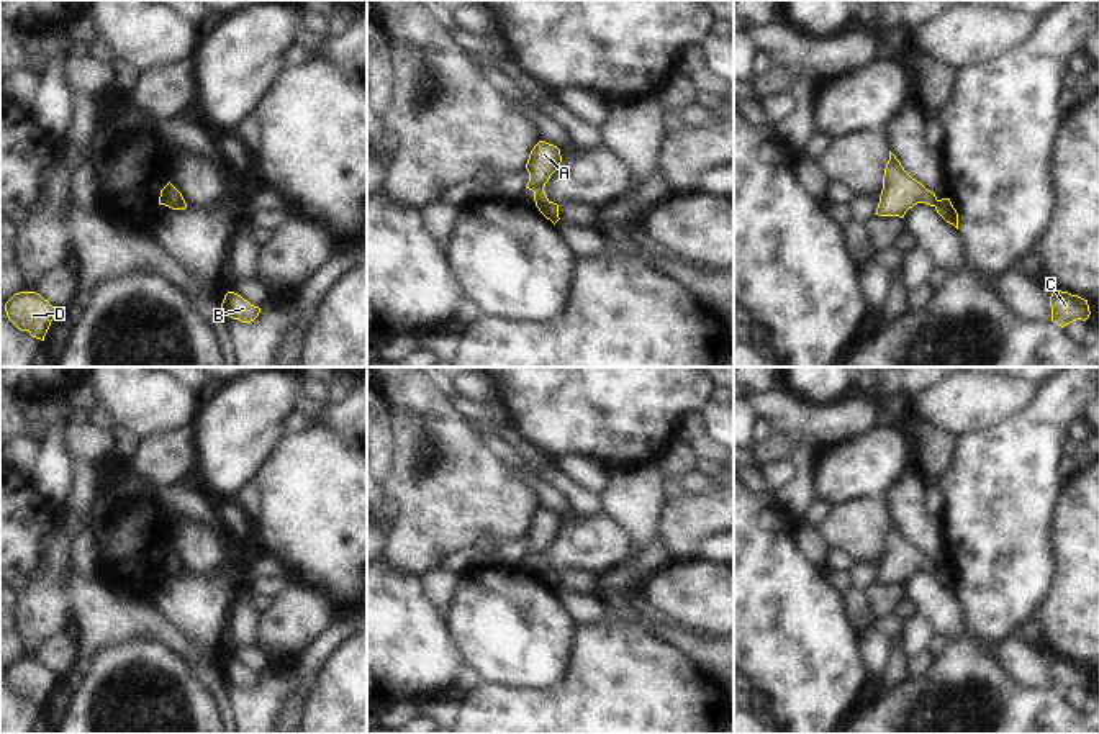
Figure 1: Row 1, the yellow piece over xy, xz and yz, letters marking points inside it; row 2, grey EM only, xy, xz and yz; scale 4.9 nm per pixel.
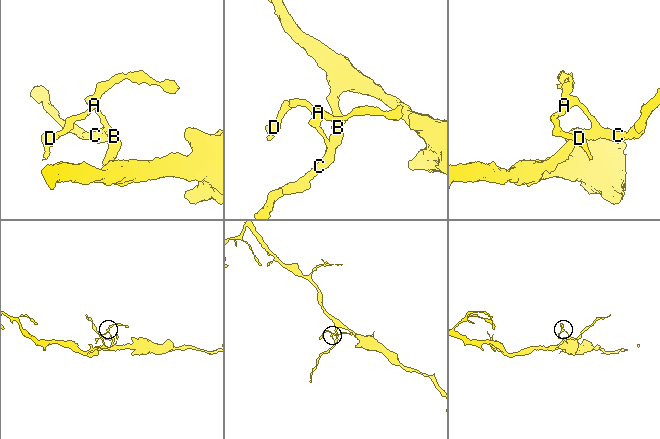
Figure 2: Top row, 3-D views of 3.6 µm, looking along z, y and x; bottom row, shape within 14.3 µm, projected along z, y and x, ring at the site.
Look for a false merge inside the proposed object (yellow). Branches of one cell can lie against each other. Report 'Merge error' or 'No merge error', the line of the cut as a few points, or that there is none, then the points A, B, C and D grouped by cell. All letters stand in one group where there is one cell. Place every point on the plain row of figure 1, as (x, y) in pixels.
Merge error. Split along xz (547, 567), (538, 574). Groups: A D / B C

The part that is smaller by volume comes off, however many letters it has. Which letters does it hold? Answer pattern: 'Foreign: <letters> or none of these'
Foreign: A, D

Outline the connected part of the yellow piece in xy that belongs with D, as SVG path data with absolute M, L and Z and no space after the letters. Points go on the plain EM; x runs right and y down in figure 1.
M36 659L15 660L7 670L8 686L21 698L44 708L57 677Z

